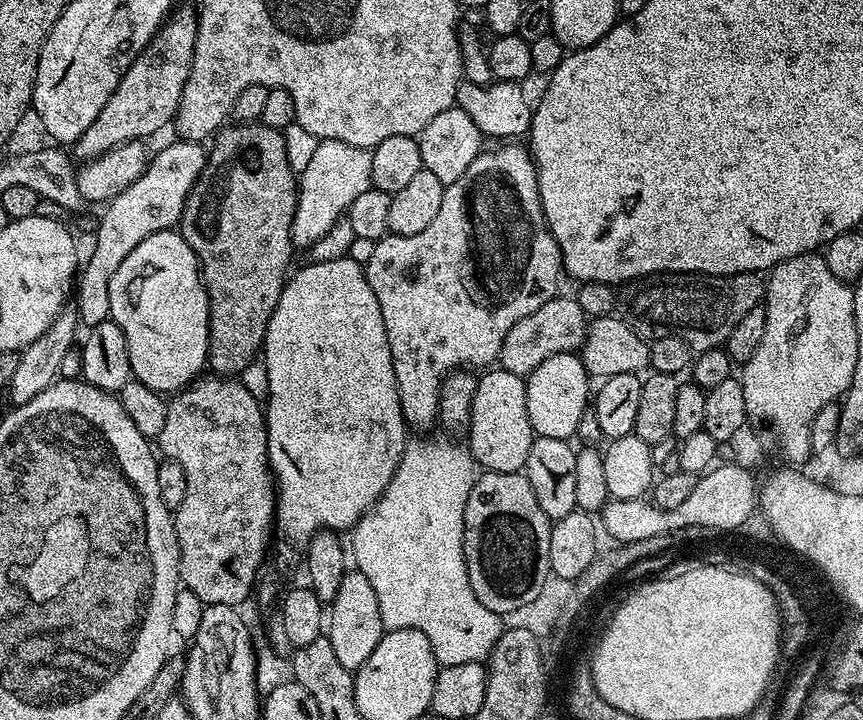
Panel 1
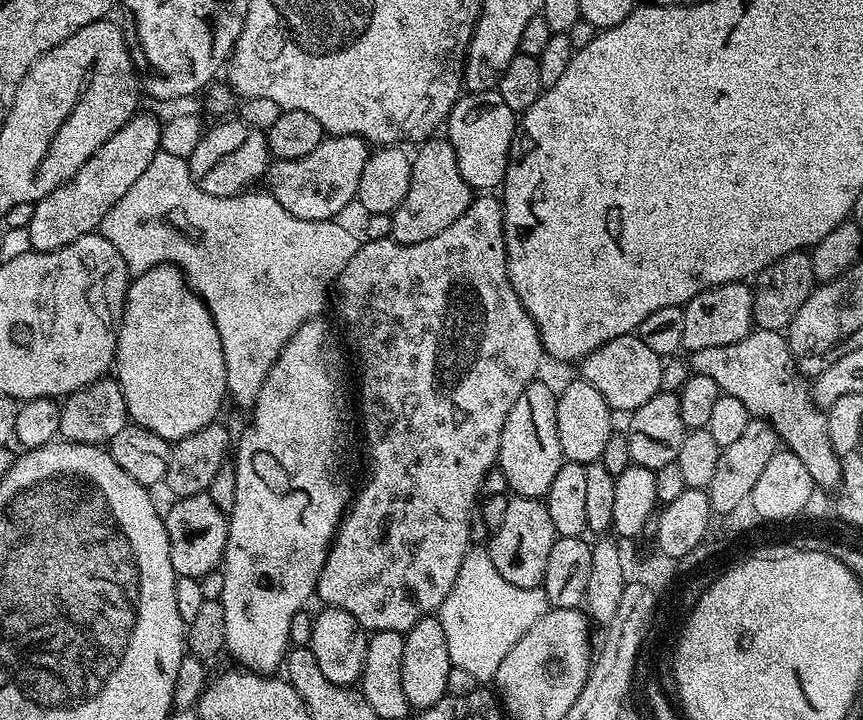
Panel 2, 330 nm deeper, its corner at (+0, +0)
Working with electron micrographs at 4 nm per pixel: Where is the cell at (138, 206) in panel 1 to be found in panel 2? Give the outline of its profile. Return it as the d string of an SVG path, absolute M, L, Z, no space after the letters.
M337 136L335 138L324 138L321 143L311 150L310 154L297 160L279 160L269 163L266 173L267 179L272 179L270 187L271 196L283 209L288 210L294 218L308 220L335 221L339 212L349 203L355 201L358 190L358 178L362 178L362 166L366 166L370 155L370 145L361 136Z

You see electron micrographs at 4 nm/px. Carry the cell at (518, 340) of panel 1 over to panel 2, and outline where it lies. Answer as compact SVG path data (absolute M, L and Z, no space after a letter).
M635 334L619 336L598 346L598 350L579 361L578 368L582 379L594 386L594 390L598 390L598 394L606 398L608 407L617 413L631 414L638 406L646 406L646 402L650 402L654 394L662 391L662 358L646 347L646 342L642 342Z

